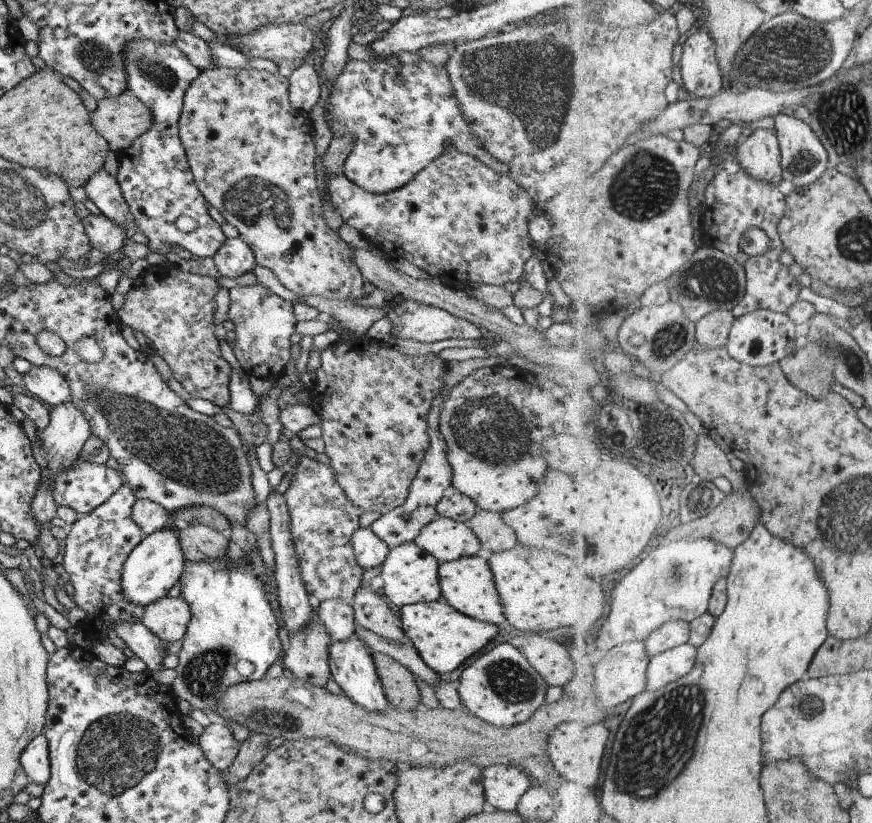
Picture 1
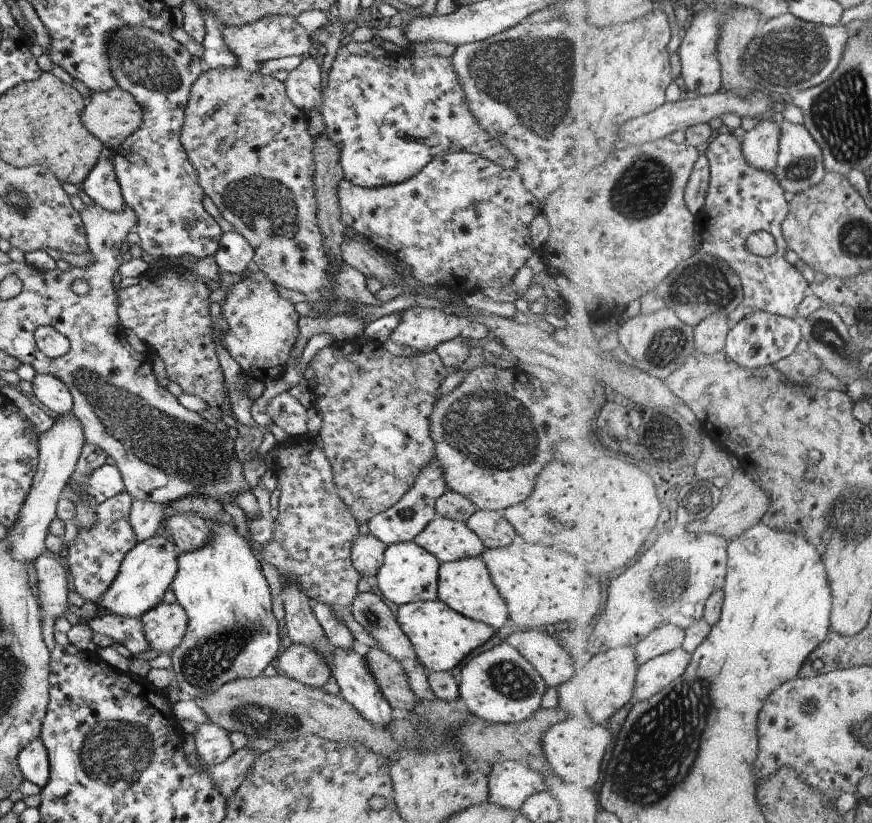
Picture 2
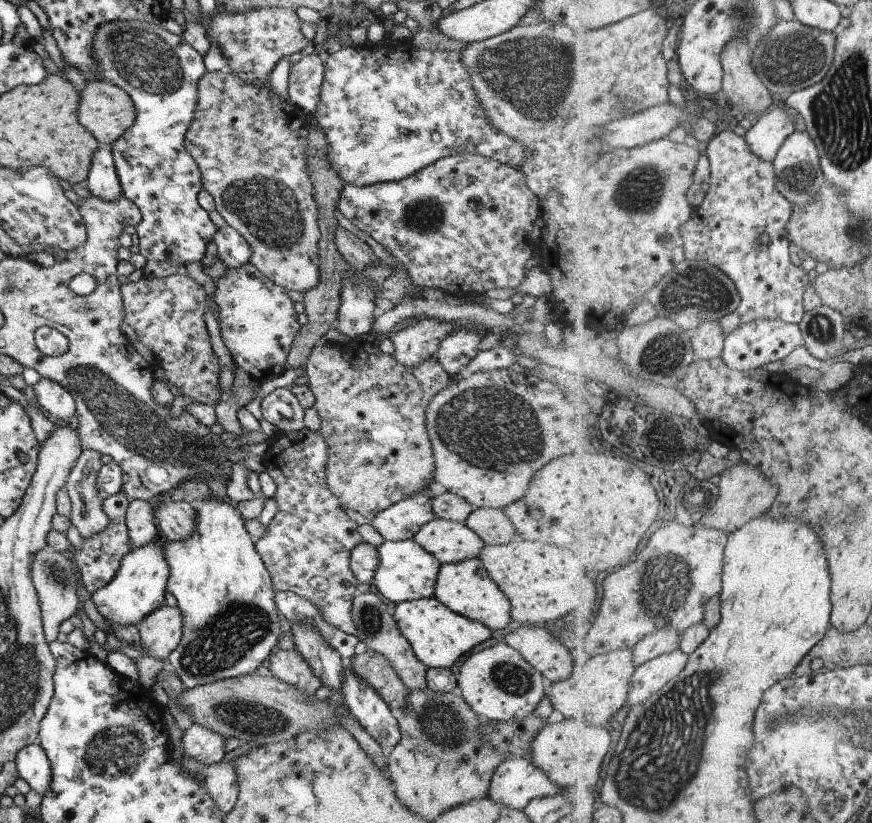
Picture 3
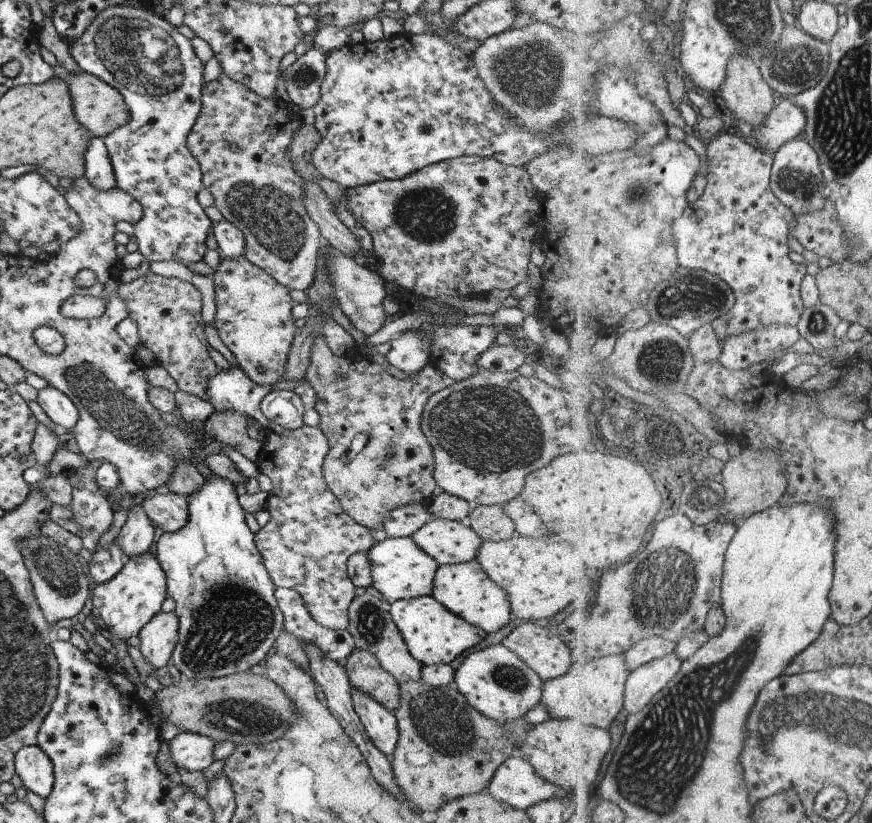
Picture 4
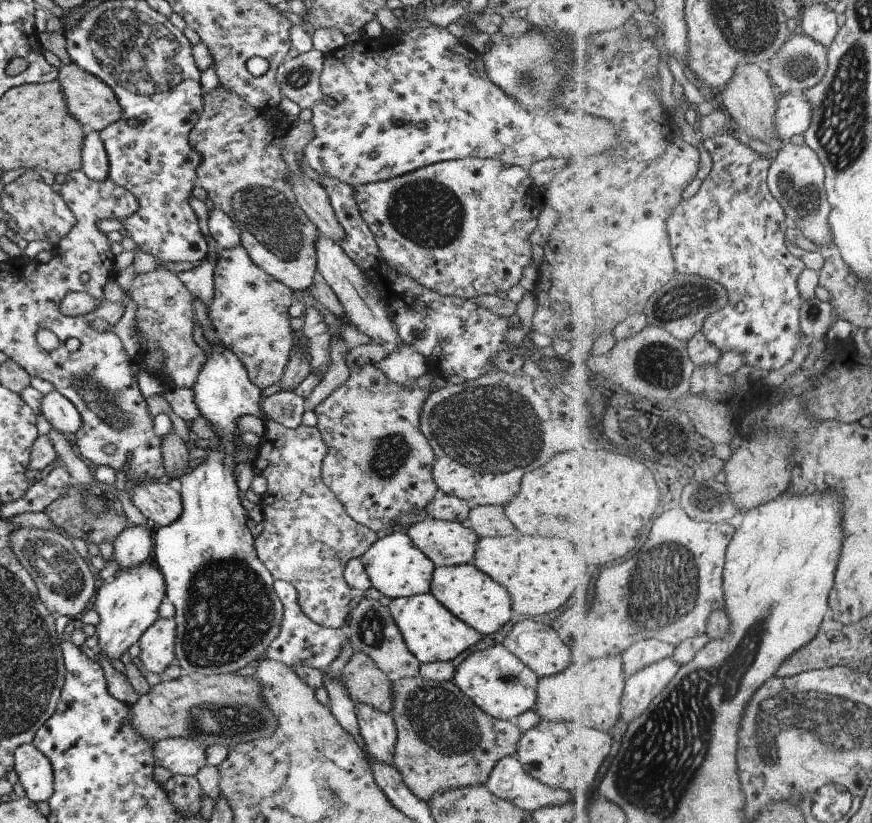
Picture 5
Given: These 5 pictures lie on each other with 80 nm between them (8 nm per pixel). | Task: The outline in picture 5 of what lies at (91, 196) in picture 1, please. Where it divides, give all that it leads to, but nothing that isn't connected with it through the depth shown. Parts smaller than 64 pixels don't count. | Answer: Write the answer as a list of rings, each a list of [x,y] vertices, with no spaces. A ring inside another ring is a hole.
[[[85,131],[81,140],[80,170],[93,182],[108,178],[108,161],[98,133]]]

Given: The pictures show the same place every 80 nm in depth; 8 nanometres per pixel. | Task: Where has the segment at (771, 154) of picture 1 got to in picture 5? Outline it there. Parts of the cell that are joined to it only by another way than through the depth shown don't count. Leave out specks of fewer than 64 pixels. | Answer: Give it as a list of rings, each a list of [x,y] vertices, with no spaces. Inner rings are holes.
[[[807,91],[787,93],[780,98],[779,112],[775,114],[777,134],[781,140],[789,141],[793,136],[805,135],[811,128],[811,102],[807,100]]]

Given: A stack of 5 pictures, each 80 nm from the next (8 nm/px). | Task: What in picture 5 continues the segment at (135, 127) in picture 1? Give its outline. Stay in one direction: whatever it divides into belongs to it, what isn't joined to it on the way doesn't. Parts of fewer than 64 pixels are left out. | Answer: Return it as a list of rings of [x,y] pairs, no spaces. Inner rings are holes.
[[[74,63],[60,64],[56,80],[61,88],[61,96],[65,100],[67,112],[85,131],[93,130],[99,133],[101,128],[121,118],[121,108],[111,90],[101,80],[81,70]]]

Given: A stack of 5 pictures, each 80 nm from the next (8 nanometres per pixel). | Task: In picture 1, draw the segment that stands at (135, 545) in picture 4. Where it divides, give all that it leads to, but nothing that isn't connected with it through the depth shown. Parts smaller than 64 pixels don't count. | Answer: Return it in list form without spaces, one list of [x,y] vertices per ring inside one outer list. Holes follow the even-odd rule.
[[[136,499],[131,506],[131,521],[139,530],[142,537],[167,527],[172,522],[171,514],[159,504],[147,499]]]

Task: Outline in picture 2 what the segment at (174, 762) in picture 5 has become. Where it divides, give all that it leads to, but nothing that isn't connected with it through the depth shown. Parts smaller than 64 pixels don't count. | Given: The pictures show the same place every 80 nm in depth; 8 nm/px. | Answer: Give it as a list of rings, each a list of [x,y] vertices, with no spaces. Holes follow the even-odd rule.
[[[199,724],[189,733],[194,740],[197,757],[206,764],[215,765],[224,762],[233,752],[228,732],[215,724]]]

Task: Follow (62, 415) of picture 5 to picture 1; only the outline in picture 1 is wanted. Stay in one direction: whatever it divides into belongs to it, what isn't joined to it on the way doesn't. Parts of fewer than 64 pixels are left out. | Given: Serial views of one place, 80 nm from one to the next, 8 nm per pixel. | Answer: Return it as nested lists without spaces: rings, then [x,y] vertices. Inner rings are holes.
[[[32,366],[21,376],[23,388],[48,408],[71,400],[70,389],[63,376],[49,366]]]

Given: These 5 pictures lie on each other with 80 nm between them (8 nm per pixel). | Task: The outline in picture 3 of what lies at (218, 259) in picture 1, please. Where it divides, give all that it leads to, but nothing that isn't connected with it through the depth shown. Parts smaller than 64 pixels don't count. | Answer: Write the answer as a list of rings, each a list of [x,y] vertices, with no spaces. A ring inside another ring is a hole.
[[[229,226],[218,228],[212,236],[212,242],[215,244],[216,258],[225,268],[241,267],[251,256],[247,241]]]

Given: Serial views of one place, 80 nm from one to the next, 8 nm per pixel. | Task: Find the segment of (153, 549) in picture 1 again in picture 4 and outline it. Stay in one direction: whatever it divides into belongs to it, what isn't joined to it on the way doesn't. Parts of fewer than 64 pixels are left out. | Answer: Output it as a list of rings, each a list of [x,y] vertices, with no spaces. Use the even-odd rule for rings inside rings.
[[[151,552],[139,556],[131,556],[131,558],[125,559],[123,568],[119,570],[108,582],[103,584],[97,584],[93,590],[88,601],[88,608],[97,611],[99,618],[101,618],[105,628],[110,633],[110,636],[114,635],[118,640],[127,642],[132,636],[137,636],[139,630],[143,626],[152,620],[153,616],[160,612],[161,603],[166,598],[166,582],[165,574],[163,570],[159,568],[155,556]]]

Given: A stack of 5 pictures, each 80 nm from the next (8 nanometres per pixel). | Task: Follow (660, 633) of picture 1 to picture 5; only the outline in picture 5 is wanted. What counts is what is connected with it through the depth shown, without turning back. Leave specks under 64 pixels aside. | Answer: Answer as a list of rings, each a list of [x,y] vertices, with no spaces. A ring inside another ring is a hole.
[[[643,640],[633,644],[621,656],[626,677],[635,676],[643,668],[673,657],[675,650],[673,645],[661,640]]]

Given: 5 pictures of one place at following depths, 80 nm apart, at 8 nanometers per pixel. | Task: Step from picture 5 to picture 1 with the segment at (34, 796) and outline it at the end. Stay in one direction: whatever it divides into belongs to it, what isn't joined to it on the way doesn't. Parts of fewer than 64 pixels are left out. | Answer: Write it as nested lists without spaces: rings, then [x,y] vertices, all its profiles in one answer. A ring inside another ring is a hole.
[[[43,734],[35,736],[19,756],[19,765],[29,782],[43,786],[50,774],[47,740]]]

